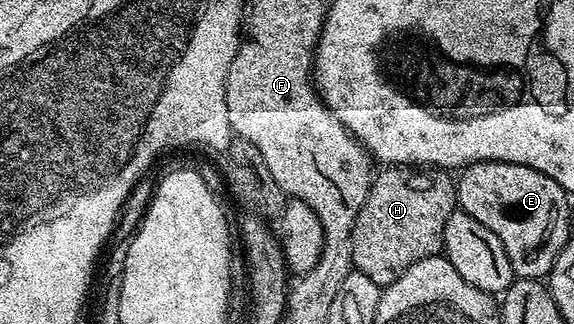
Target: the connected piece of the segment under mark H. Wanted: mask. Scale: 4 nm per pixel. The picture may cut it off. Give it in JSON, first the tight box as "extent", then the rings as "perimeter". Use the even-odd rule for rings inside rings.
{"extent":[352,165,457,287],"perimeter":[[[390,165],[381,168],[379,172],[373,176],[372,186],[366,195],[366,203],[362,203],[362,211],[358,211],[358,219],[354,223],[354,231],[352,232],[352,267],[355,272],[366,275],[370,279],[374,279],[374,283],[378,283],[381,287],[389,285],[394,279],[398,279],[406,272],[414,263],[418,263],[422,259],[439,254],[444,247],[444,232],[446,231],[446,219],[450,219],[452,210],[457,208],[456,199],[456,181],[451,172],[443,169],[434,169],[431,167],[413,167],[410,165]]]}

